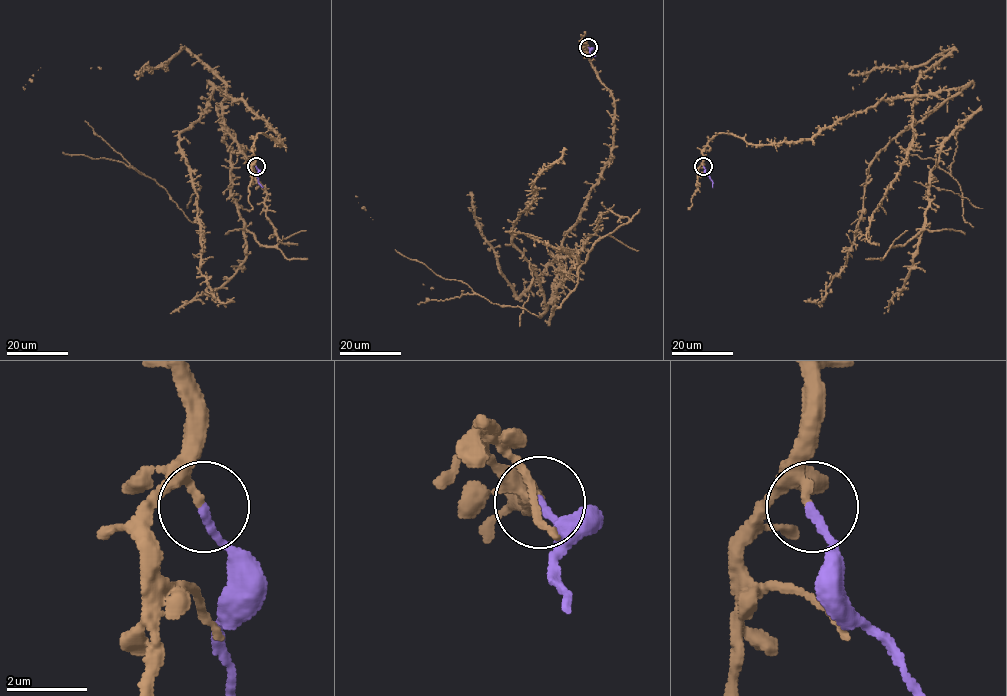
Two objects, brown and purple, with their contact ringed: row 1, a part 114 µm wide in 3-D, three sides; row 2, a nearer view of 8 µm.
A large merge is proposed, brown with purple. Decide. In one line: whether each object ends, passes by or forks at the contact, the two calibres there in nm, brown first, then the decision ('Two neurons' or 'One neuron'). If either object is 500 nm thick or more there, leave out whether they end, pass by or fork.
At the ring brown ends. At the ring purple ends. Thickness 200 nm (brown) against 200 nm. Two neurons

